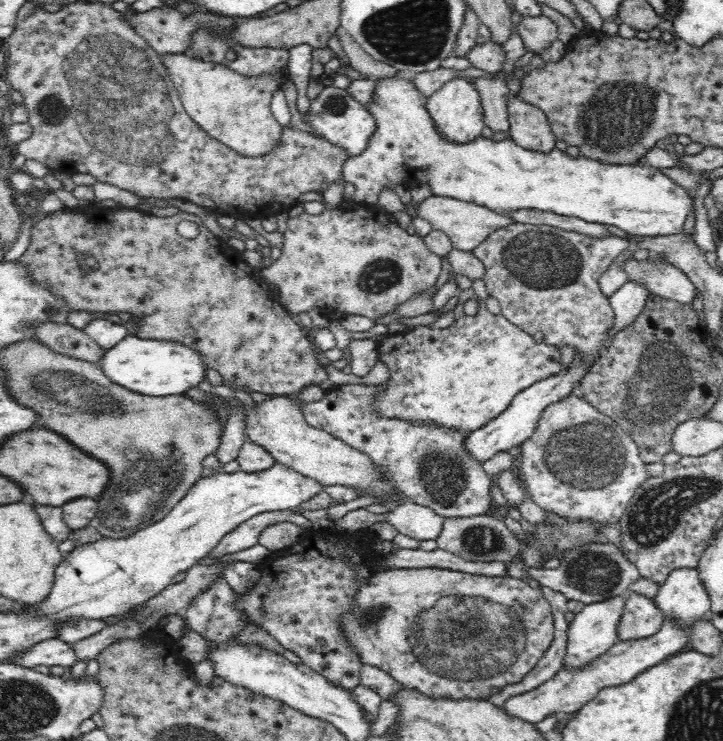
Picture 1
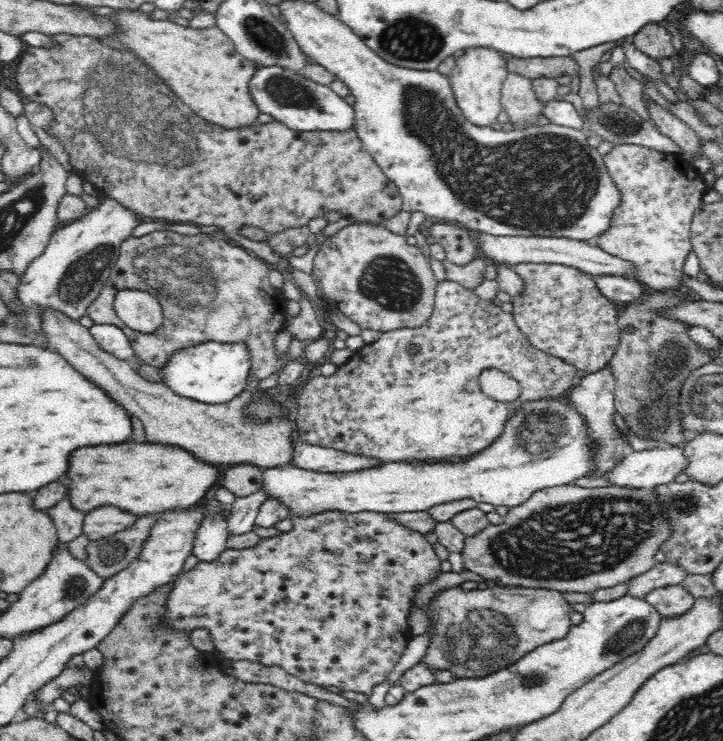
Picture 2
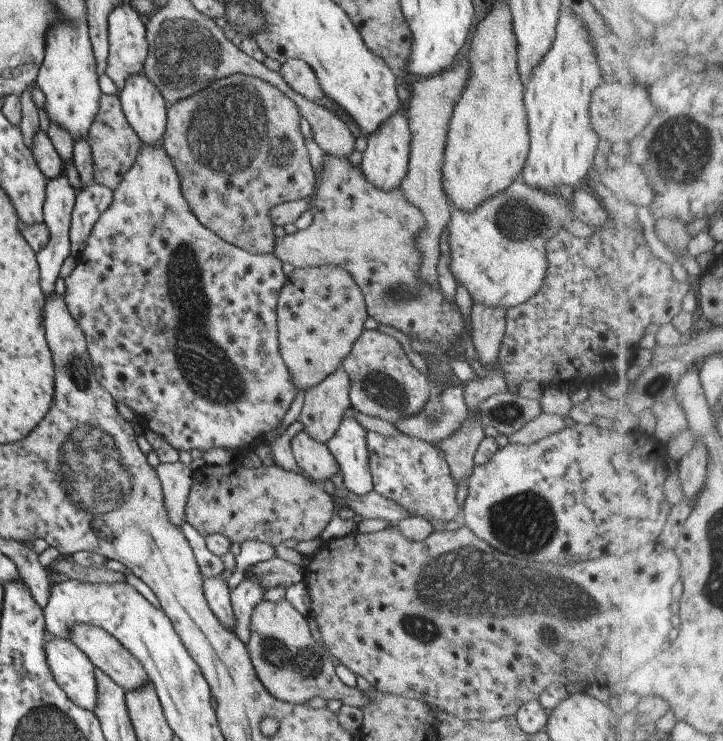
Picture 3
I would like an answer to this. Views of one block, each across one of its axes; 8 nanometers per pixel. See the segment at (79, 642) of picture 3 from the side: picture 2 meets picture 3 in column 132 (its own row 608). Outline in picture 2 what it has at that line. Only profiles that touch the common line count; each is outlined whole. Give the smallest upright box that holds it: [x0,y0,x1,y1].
[645,584,697,617]

